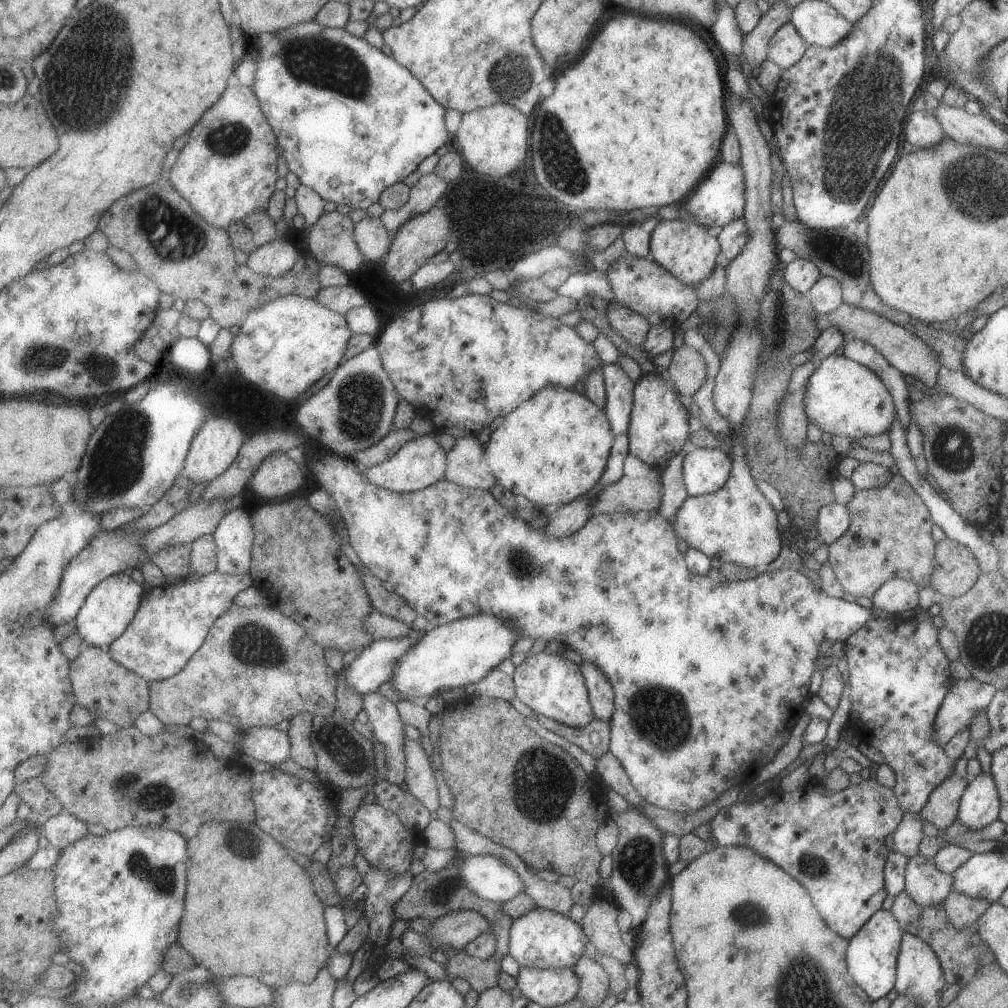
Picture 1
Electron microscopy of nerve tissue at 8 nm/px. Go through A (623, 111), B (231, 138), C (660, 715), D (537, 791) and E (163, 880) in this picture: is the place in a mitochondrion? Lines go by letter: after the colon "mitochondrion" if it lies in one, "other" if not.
A: other
B: mitochondrion
C: mitochondrion
D: mitochondrion
E: mitochondrion

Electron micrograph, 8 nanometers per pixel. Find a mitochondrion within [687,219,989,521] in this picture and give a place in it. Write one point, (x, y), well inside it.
(839, 252)

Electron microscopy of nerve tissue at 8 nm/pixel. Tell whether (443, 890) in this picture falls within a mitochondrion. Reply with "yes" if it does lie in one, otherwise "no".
yes

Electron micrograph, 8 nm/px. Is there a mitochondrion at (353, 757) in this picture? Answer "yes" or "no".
yes

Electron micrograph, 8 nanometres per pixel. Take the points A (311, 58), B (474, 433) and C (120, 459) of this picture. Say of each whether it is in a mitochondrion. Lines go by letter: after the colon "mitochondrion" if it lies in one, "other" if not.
A: mitochondrion
B: other
C: mitochondrion

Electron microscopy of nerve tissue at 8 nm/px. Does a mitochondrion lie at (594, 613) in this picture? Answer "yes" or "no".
no

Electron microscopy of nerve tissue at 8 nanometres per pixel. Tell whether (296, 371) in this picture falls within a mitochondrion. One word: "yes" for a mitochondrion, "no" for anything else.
no

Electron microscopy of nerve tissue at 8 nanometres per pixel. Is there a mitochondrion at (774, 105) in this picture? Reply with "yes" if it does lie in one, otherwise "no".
no

